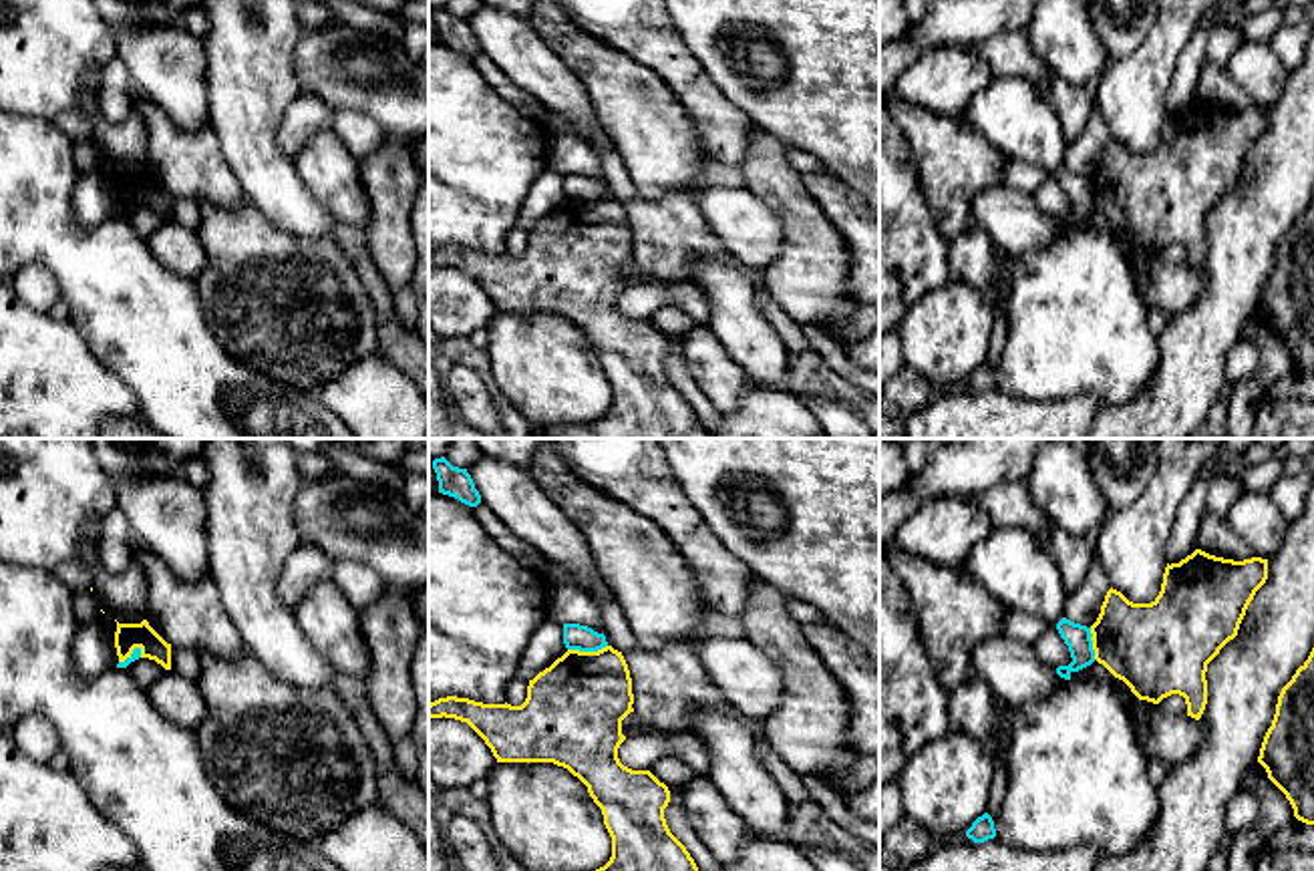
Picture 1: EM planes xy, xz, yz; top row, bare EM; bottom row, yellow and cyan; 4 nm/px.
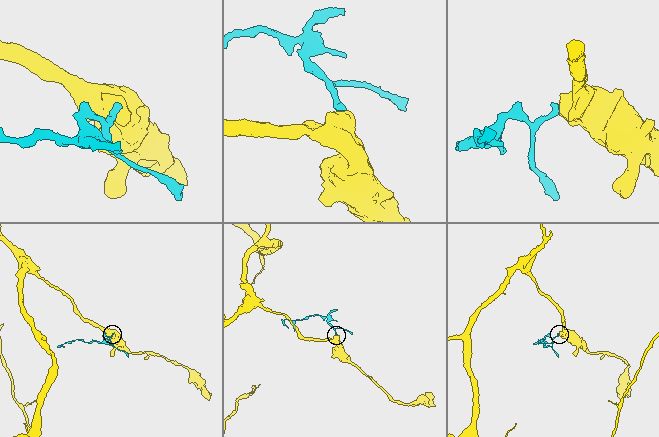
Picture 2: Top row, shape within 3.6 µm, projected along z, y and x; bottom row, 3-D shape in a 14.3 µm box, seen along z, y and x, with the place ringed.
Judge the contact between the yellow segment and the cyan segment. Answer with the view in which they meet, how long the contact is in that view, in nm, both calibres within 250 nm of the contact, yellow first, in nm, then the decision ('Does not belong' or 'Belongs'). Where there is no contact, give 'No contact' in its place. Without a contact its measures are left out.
Touches yellow in xz. Shared border 160 nm. Thickness 400 nm (yellow) against 100 nm. Does not belong

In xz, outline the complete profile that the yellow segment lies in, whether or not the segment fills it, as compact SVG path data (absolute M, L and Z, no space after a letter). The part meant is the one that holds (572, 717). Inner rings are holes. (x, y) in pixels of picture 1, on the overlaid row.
M567 650L527 686L521 706L483 704L447 696L429 704L429 718L467 722L491 748L497 762L553 762L567 768L602 809L612 837L612 857L596 871L698 871L686 847L670 833L664 809L670 791L650 770L632 770L618 758L626 740L622 720L634 712L632 678L622 652Z

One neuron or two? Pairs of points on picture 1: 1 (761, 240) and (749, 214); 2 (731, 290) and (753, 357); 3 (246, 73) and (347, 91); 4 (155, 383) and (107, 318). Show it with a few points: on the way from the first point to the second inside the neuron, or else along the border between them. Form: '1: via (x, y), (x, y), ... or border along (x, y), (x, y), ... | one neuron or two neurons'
1: via (755, 234), (749, 228), (749, 220) | one neuron
2: via (733, 306), (747, 340) | one neuron
3: border along (302, 37), (294, 49), (298, 93) | two neurons
4: via (155, 367), (123, 334) | one neuron

